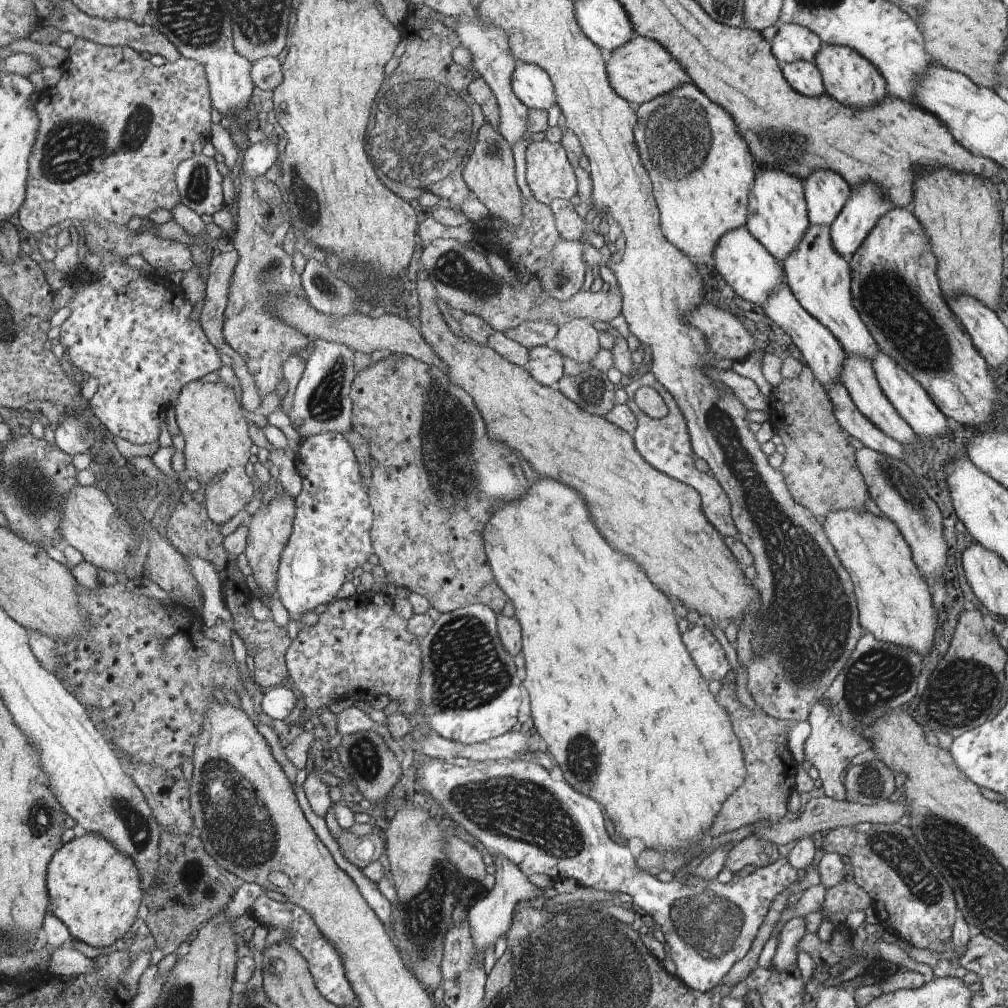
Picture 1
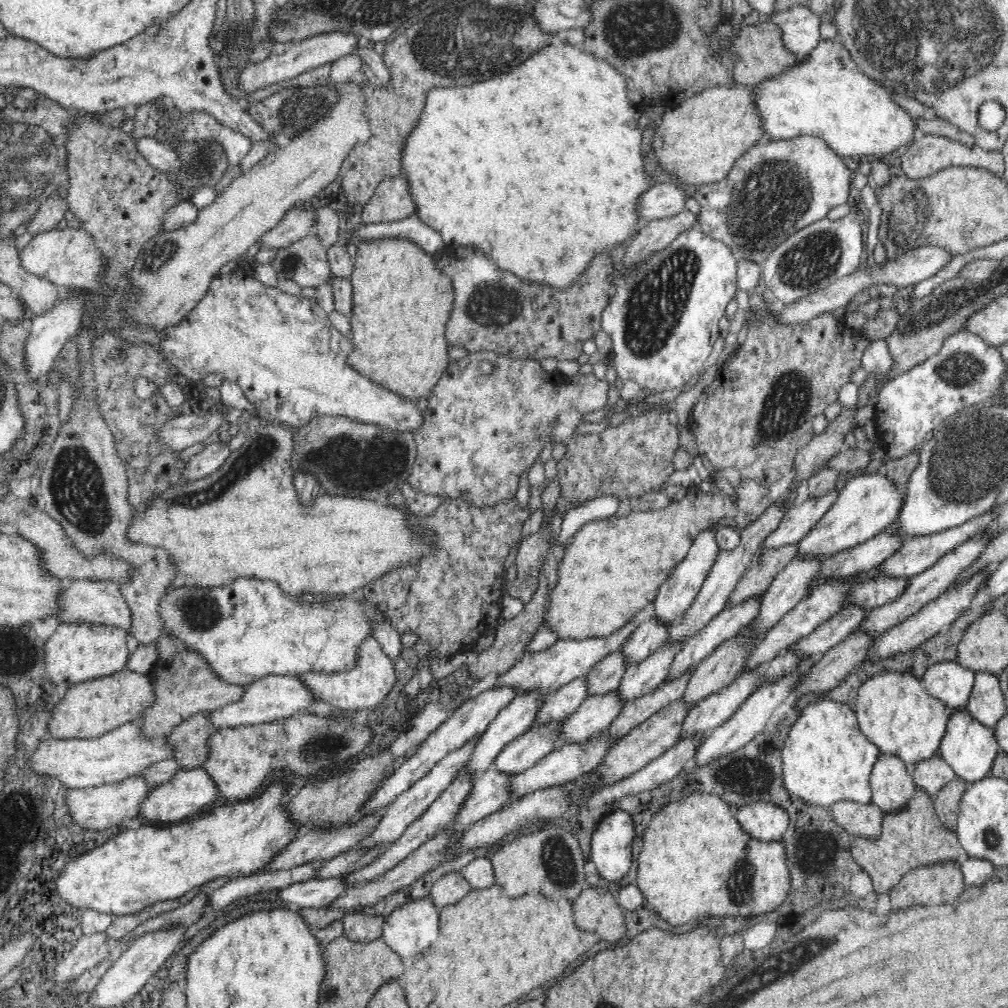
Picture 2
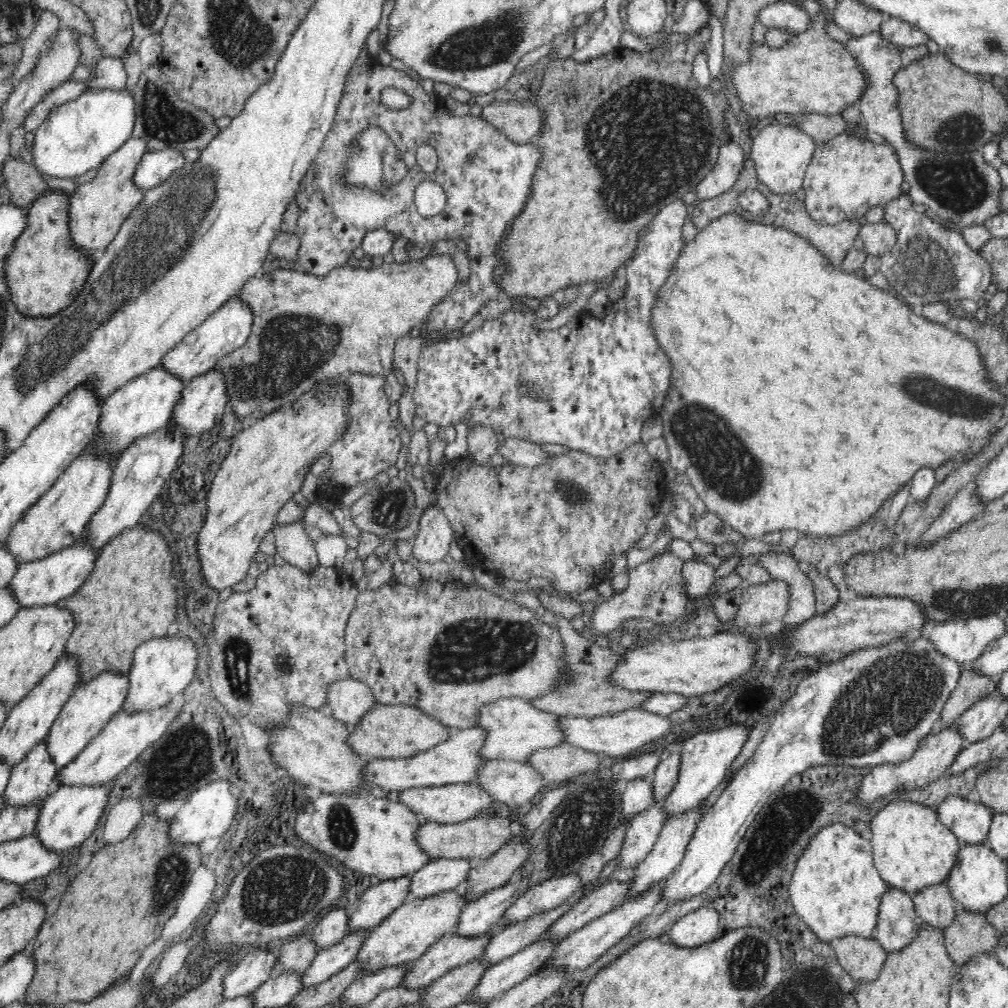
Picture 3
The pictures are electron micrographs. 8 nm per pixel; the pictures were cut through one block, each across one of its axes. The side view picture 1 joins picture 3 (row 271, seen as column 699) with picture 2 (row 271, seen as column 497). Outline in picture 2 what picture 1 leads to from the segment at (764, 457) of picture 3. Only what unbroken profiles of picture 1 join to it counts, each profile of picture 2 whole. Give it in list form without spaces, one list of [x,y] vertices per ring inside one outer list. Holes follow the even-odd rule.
[[[548,42],[538,47],[527,59],[524,59],[521,63],[515,67],[507,68],[503,72],[498,72],[490,80],[486,82],[476,82],[472,86],[454,86],[454,88],[438,87],[432,88],[428,92],[428,100],[424,104],[424,110],[421,110],[421,114],[418,116],[418,120],[413,124],[413,129],[406,135],[405,142],[401,148],[401,170],[408,181],[408,190],[410,191],[411,197],[416,204],[416,216],[430,226],[440,235],[446,245],[456,244],[462,246],[477,246],[482,249],[487,255],[492,256],[494,262],[501,268],[507,271],[512,271],[516,276],[523,278],[525,281],[536,281],[538,283],[551,284],[554,288],[568,287],[582,271],[585,270],[586,263],[593,257],[597,252],[612,250],[615,246],[619,245],[620,242],[632,238],[638,230],[638,226],[642,226],[644,221],[638,217],[638,208],[636,206],[637,198],[644,192],[647,191],[652,185],[656,184],[652,181],[652,174],[648,173],[644,168],[644,158],[641,154],[641,138],[642,130],[639,129],[639,117],[644,113],[644,108],[632,104],[627,98],[627,88],[624,78],[613,69],[606,61],[596,58],[595,55],[590,54],[572,43],[562,43],[559,46],[550,45]]]

